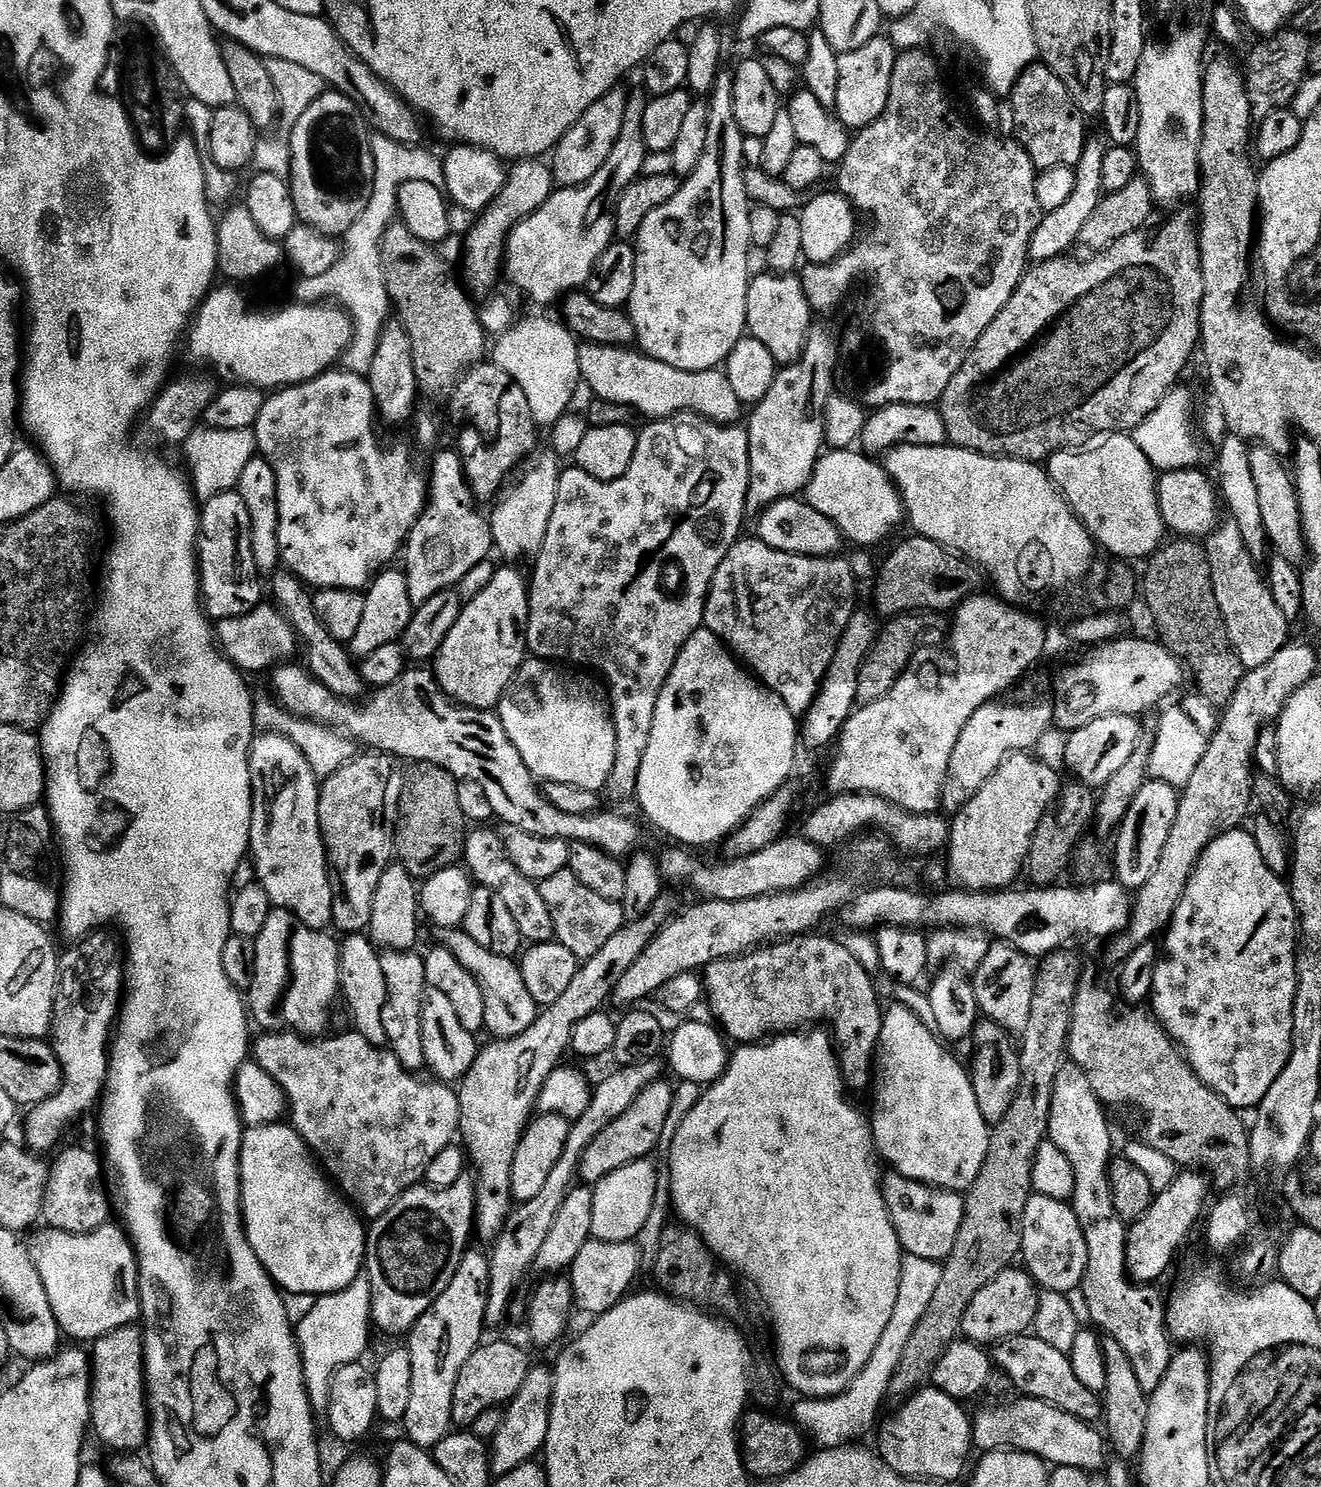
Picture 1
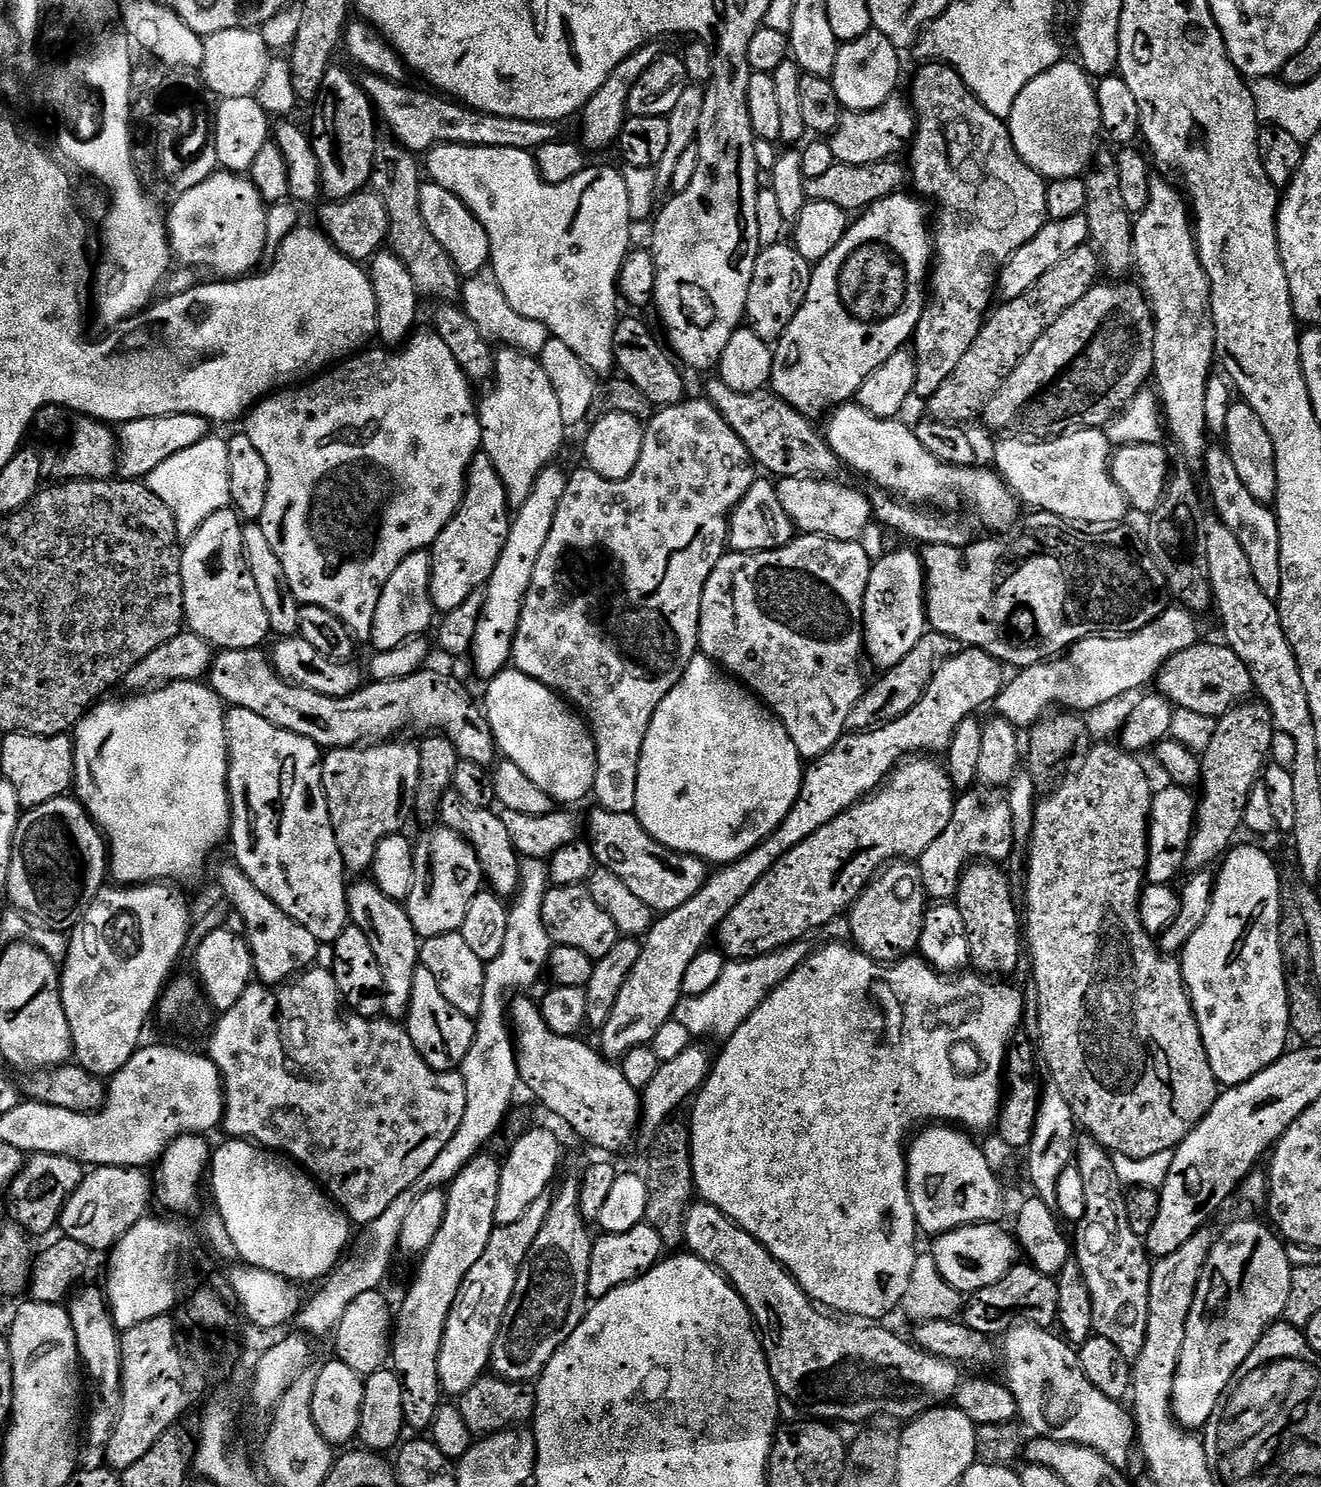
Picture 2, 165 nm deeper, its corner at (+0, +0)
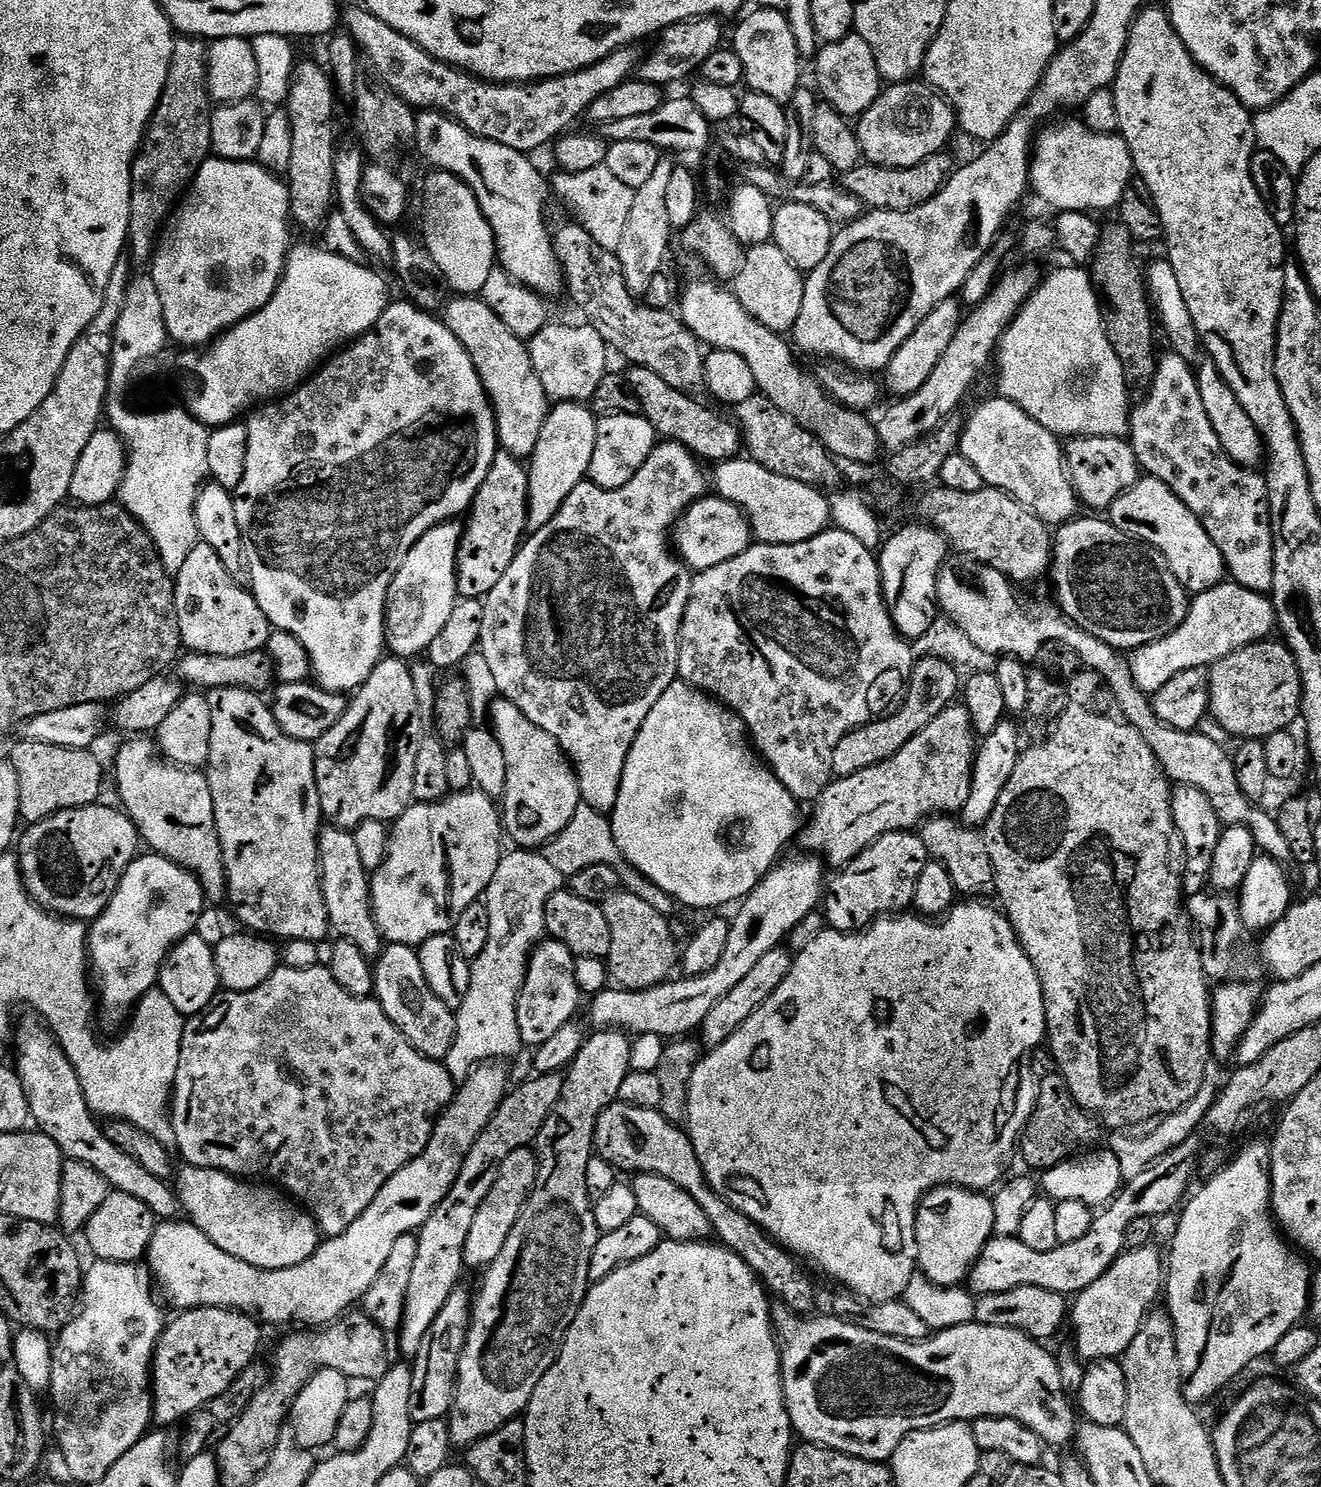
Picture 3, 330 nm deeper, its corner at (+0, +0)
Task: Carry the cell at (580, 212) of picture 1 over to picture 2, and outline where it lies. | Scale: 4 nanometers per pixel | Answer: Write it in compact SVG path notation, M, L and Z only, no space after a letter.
M437 144L434 148L429 148L426 153L426 176L431 183L442 186L450 190L467 206L478 218L478 222L486 230L488 235L488 250L490 253L490 267L498 278L498 286L502 286L502 294L506 294L506 302L522 314L522 318L534 318L546 326L549 333L555 339L566 342L578 358L588 367L589 372L601 374L600 372L613 371L614 368L614 336L611 331L604 332L604 300L617 299L618 281L620 279L620 267L627 258L630 251L628 245L628 224L630 225L630 199L626 190L626 182L623 181L621 171L616 168L592 168L585 167L582 174L570 178L570 182L561 184L545 184L540 173L536 171L536 157L533 153L522 150L510 150L509 148L468 148L464 144Z

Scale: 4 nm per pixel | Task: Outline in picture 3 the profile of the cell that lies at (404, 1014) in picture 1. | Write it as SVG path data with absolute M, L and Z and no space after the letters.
M321 827L318 854L320 855L322 894L326 898L331 931L340 932L336 933L339 939L354 942L354 946L358 946L358 950L362 950L362 954L366 954L369 958L379 956L386 947L386 941L380 935L376 915L372 913L370 872L362 866L361 855L358 854L353 833L347 828Z

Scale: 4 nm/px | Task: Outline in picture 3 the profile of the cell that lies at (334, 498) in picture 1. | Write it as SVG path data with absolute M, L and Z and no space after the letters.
M392 302L367 334L337 351L299 388L283 398L273 399L257 407L251 415L246 420L246 474L234 490L236 513L244 539L246 568L249 573L252 571L250 591L273 629L294 634L294 638L302 642L312 663L315 683L331 692L355 693L364 685L366 678L370 678L374 666L385 659L384 611L388 605L388 591L394 582L394 574L398 574L402 562L406 562L406 554L410 554L418 538L422 538L422 534L434 526L463 517L471 509L472 500L478 494L482 482L486 482L486 474L490 474L490 466L498 451L496 415L492 412L492 402L478 378L478 370L474 370L474 362L466 346L458 342L443 319L410 303Z

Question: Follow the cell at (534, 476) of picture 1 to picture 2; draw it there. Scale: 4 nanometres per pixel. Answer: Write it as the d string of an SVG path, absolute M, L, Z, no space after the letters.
M501 347L494 356L491 384L492 389L478 404L482 430L480 442L482 451L498 472L509 505L518 509L530 496L538 474L555 461L552 459L564 444L566 425L562 422L562 410L558 406L554 386L550 386L550 378L546 378L546 370L537 357Z

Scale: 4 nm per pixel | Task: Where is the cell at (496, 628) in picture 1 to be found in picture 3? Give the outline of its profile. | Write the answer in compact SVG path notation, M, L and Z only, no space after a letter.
M556 404L549 411L538 446L527 465L529 533L542 530L562 510L562 502L574 494L579 484L585 483L590 458L594 458L594 438L598 438L597 419L597 413L588 404Z

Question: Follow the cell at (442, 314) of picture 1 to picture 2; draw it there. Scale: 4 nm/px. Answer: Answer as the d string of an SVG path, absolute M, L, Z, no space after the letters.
M395 142L377 143L372 163L371 191L382 198L388 215L388 238L390 251L410 270L417 289L425 297L433 296L436 302L452 302L461 295L462 280L453 262L438 246L434 234L426 226L420 213L420 186L422 164L415 155Z

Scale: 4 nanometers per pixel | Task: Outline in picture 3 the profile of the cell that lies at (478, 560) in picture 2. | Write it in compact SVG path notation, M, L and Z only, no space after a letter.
M503 450L497 451L494 462L490 466L490 474L486 474L486 482L482 482L478 494L472 500L471 509L466 516L467 520L468 528L466 524L460 537L460 549L456 559L456 590L465 600L479 600L488 596L490 590L498 586L502 574L510 570L510 562L514 562L528 532L528 470L517 457Z

